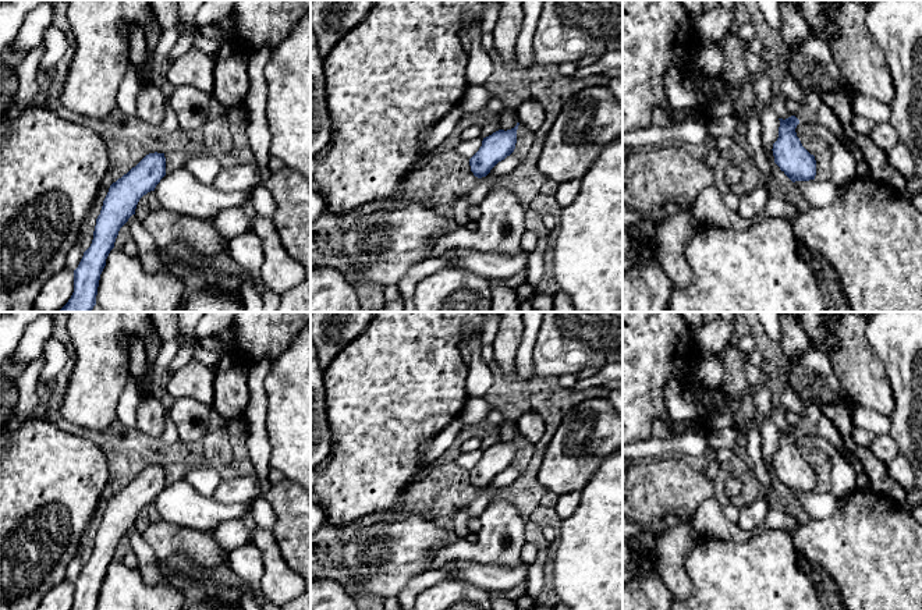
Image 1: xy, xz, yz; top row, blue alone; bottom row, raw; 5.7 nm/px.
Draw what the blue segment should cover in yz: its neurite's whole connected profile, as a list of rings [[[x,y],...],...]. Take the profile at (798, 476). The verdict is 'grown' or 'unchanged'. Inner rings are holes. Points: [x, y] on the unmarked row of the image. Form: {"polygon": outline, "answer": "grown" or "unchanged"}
{"polygon": [[[804,402],[805,414],[799,416],[795,428],[780,432],[779,450],[773,455],[774,475],[792,493],[809,493],[816,487],[816,472],[801,455],[795,440],[802,436],[818,436],[827,439],[838,454],[847,460],[844,440],[836,426],[825,416],[822,409]]], "answer": "grown"}

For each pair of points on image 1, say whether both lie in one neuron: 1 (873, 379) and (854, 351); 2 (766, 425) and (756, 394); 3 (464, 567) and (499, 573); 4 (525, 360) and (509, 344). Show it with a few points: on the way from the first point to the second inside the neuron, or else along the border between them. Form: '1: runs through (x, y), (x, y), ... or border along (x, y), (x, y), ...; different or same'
1: runs through (866, 372), (854, 358); same
2: runs through (766, 418), (762, 401); same
3: runs through (472, 573), (490, 573); same
4: border along (524, 326), (514, 378); different

